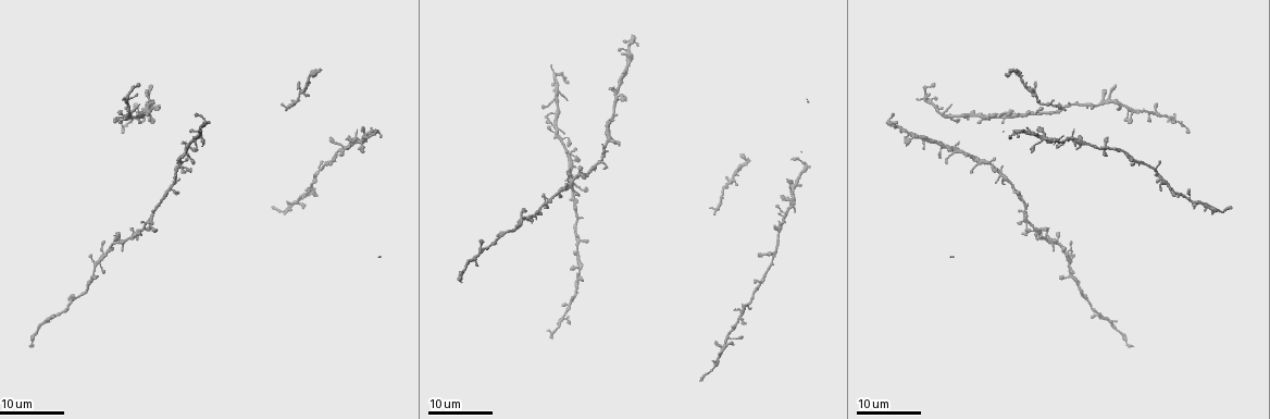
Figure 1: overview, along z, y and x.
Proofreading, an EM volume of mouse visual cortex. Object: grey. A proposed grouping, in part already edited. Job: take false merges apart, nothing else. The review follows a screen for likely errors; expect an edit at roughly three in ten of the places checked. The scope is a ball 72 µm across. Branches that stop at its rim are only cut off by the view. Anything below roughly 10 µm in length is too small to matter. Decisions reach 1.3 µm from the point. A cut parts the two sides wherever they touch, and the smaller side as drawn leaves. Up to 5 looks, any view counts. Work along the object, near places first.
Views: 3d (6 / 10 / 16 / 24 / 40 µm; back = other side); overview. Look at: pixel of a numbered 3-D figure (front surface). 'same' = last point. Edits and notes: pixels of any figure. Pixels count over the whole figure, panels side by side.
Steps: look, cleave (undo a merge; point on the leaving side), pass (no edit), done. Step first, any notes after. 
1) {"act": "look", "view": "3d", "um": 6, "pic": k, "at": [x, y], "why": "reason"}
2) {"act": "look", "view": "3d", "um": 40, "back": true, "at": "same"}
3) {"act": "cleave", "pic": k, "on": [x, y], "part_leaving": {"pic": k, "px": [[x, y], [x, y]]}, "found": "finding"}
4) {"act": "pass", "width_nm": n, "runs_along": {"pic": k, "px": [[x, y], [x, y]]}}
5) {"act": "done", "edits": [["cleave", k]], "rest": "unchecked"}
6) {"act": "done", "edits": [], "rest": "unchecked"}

{"act": "look", "view": "3d", "um": 16, "pic": 1, "at": [574, 187]}

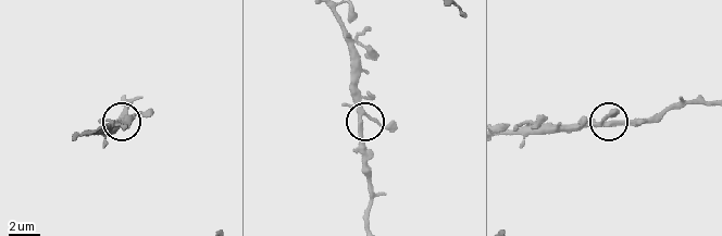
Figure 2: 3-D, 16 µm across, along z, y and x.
{"act": "look", "view": "3d", "um": 6, "pic": 2, "at": [371, 118]}

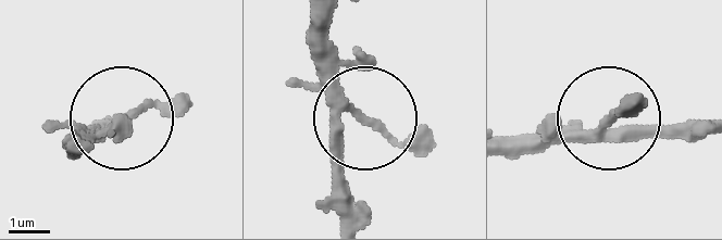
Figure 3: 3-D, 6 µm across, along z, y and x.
{"act": "look", "view": "3d", "um": 6, "back": true, "pic": 3, "at": [362, 115], "why": "other side"}

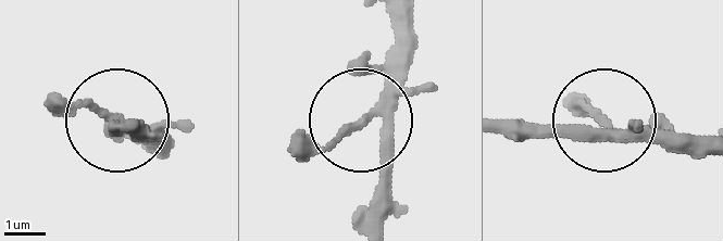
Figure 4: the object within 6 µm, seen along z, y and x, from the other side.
{"act": "pass", "side_arm_um": 36, "runs_along": {"pic": 4, "px": [[373, 215], [383, 142], [365, 111], [394, 17]]}, "found": "one neuron here"}

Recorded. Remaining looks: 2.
{"act": "look", "view": "3d", "um": 16, "pic": 1, "at": [1165, 114]}

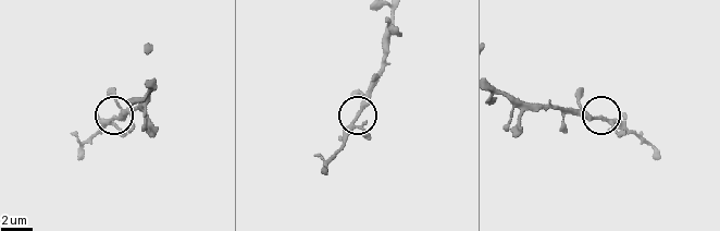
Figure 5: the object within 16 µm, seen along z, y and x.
{"act": "look", "view": "3d", "um": 6, "pic": 5, "at": [357, 110], "why": "closer look"}

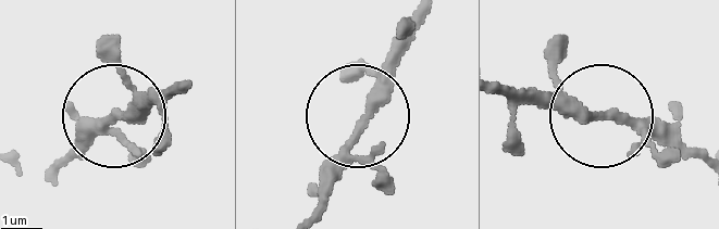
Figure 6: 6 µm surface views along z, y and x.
{"act": "pass", "found": "continuous, no second neuron"}

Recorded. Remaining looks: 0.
{"act": "done", "edits": [], "rest": "unchecked"}

